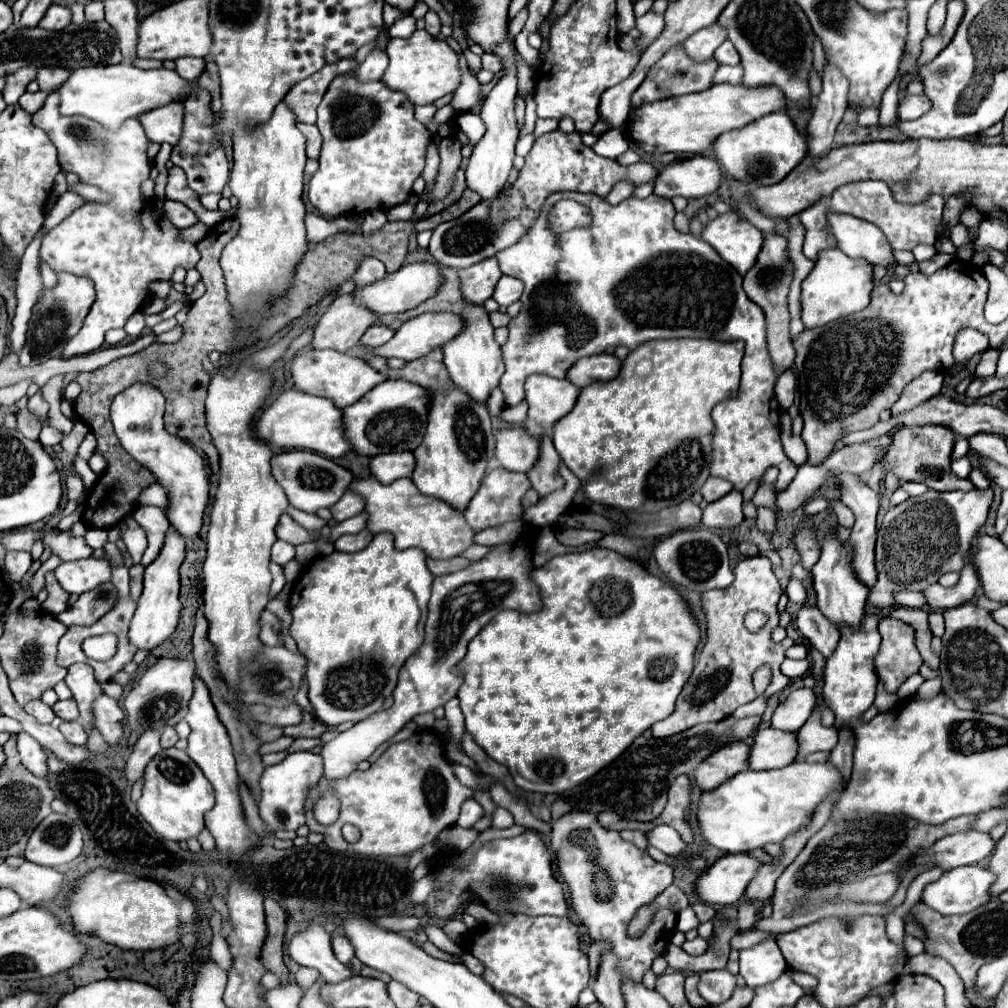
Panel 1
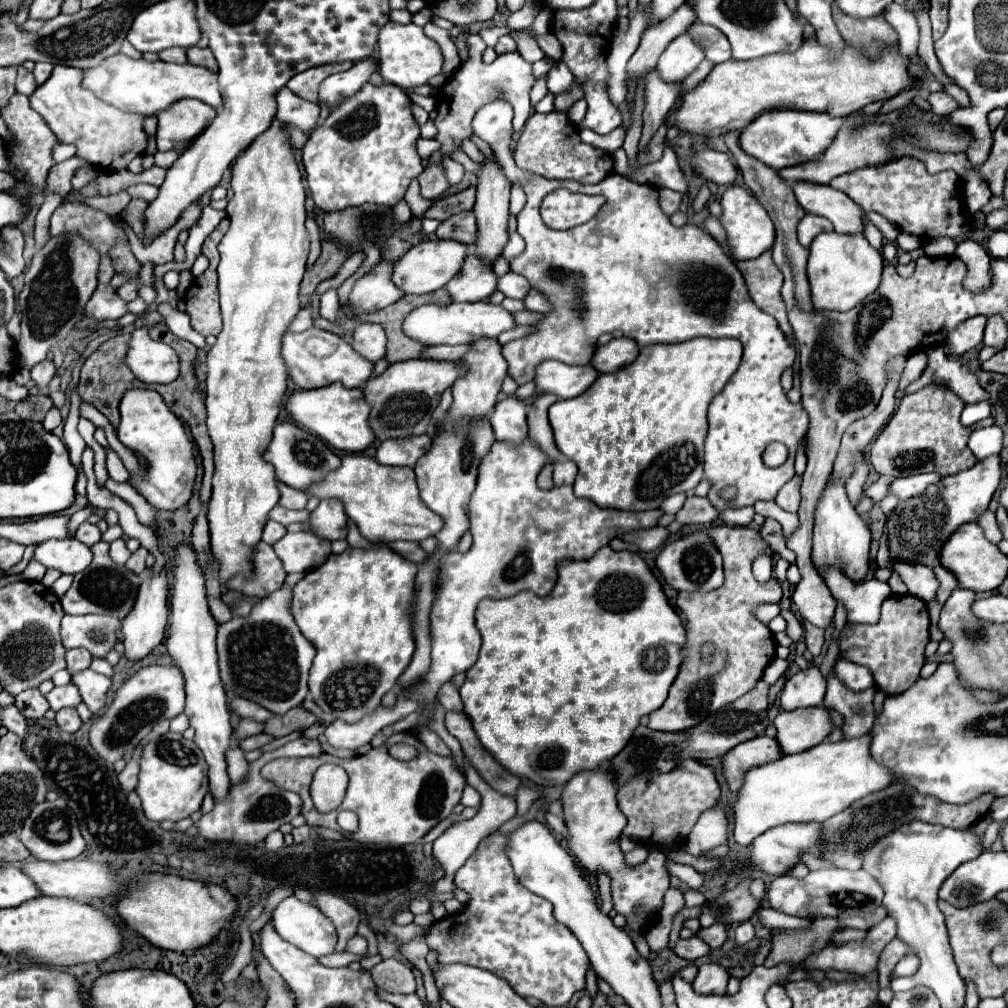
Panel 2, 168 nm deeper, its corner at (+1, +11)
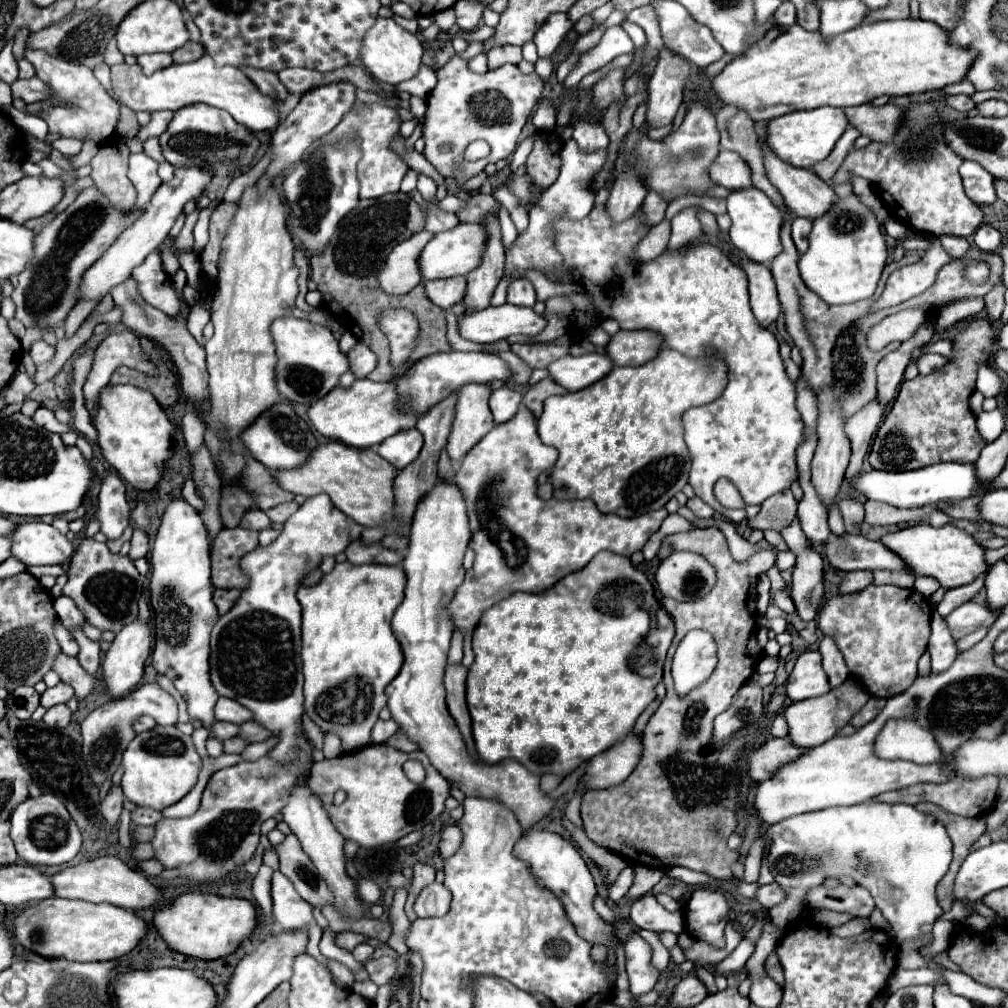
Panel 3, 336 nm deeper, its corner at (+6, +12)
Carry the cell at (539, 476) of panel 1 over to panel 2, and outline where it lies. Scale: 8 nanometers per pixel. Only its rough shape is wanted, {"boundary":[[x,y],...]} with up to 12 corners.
{"boundary":[[538,393],[528,409],[528,435],[554,461],[562,459],[548,423],[554,393]]}

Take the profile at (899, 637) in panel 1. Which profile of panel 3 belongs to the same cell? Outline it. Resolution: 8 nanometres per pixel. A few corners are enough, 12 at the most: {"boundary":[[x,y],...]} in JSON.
{"boundary":[[871,584],[817,622],[871,696],[905,692],[929,600]]}

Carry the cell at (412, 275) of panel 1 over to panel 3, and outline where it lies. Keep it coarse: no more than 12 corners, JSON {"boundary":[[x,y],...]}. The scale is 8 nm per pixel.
{"boundary":[[459,224],[429,240],[423,280],[467,276],[481,260],[485,230]]}

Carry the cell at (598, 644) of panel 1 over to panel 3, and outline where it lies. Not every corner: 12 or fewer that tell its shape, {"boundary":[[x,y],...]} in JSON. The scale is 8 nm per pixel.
{"boundary":[[599,552],[483,612],[485,764],[569,776],[655,700],[673,618]]}

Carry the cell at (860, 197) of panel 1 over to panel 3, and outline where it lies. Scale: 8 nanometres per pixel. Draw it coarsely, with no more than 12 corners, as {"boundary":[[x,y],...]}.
{"boundary":[[931,102],[891,144],[851,150],[829,184],[861,176],[907,226],[971,236],[983,220]]}

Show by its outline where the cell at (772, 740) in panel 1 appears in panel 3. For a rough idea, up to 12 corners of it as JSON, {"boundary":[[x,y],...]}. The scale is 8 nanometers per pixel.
{"boundary":[[851,678],[783,708],[799,748],[827,742],[869,700]]}

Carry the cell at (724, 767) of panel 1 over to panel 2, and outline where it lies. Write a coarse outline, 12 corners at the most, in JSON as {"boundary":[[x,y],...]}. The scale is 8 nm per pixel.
{"boundary":[[760,735],[724,755],[730,791],[742,787],[748,769],[784,753],[778,741]]}

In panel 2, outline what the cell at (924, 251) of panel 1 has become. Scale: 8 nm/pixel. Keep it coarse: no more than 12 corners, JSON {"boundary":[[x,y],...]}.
{"boundary":[[910,233],[896,237],[900,249],[912,251],[920,247],[920,239]]}

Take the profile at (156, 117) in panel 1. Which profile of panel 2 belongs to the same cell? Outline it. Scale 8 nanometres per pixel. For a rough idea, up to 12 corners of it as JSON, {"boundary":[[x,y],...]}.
{"boundary":[[198,99],[158,113],[158,151],[182,155],[218,111]]}

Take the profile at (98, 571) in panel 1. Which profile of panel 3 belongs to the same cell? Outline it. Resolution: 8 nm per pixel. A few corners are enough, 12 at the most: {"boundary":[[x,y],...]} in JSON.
{"boundary":[[43,522],[19,524],[9,540],[27,566],[65,564],[67,536]]}

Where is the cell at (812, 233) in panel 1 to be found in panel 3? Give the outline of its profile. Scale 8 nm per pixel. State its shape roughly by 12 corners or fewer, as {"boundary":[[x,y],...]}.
{"boundary":[[795,218],[791,236],[797,250],[807,250],[807,236],[813,220]]}

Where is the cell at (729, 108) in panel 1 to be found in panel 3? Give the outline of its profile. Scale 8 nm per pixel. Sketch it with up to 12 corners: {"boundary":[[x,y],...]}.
{"boundary":[[925,20],[773,28],[713,80],[755,122],[939,90],[973,50]]}

